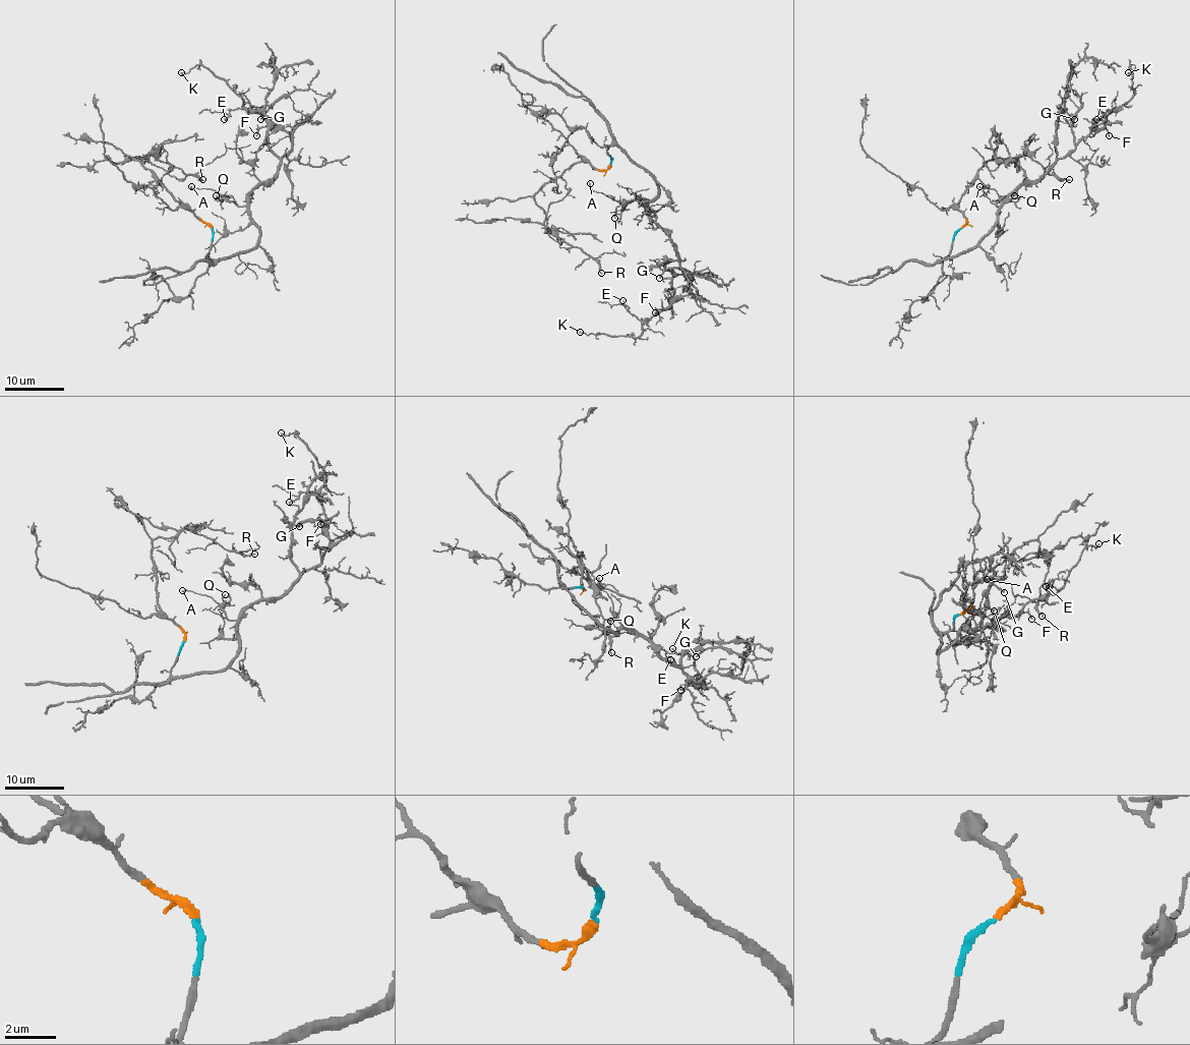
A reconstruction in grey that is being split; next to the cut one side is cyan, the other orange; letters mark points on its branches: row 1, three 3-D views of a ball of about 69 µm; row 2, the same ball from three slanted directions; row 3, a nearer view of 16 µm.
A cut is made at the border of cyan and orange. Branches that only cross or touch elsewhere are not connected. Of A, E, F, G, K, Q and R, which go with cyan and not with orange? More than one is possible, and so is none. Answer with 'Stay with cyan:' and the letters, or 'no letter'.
Stay with cyan: A, E, F, G, K, Q

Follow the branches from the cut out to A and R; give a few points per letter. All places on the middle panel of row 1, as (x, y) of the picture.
A: (610, 165), (607, 150), (618, 146), (656, 181), (657, 194), (644, 204), (614, 200), (594, 191), (589, 182)
R: (610, 165), (595, 169), (588, 162), (576, 162), (535, 195), (546, 225), (561, 240), (588, 253), (601, 273)

